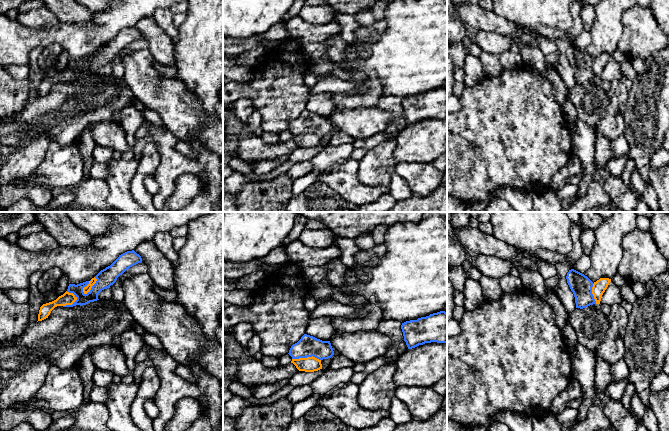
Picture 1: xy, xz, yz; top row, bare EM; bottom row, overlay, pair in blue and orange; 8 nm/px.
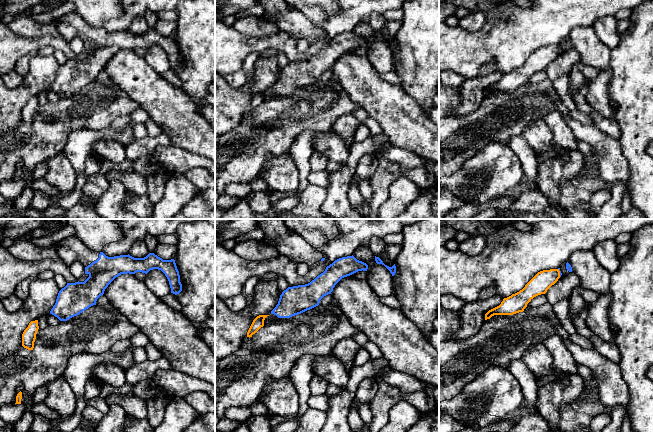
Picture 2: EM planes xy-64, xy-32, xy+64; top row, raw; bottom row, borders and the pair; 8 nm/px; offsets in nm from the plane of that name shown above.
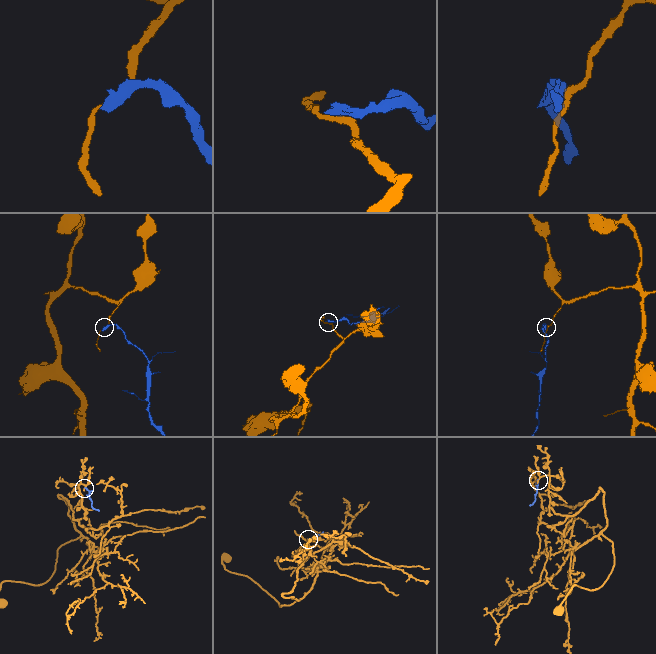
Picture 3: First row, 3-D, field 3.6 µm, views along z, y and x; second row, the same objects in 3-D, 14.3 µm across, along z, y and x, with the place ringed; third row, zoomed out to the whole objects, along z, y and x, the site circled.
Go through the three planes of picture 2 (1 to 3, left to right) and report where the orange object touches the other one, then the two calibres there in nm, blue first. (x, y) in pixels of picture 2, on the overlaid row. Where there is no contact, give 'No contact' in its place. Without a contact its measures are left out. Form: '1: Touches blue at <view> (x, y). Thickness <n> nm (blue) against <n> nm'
1: No contact
2: No contact
3: Touches blue at xy+64 (560, 272). Thickness 20 nm (blue) against 160 nm

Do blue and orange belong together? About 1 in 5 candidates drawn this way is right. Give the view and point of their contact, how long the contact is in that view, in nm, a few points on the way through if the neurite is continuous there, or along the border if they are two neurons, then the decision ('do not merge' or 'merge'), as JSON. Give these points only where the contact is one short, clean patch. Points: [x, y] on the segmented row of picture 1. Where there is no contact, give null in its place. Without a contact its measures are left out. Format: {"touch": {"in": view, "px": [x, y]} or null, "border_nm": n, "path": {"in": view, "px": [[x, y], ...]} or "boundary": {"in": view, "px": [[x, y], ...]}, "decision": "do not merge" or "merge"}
{"touch": {"in": "xy", "px": [92, 286]}, "border_nm": 170, "decision": "do not merge"}

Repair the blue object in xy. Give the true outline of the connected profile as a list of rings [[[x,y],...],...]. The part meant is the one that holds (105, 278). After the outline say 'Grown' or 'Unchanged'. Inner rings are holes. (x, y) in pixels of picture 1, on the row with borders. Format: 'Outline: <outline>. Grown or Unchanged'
Outline: [[[134,250],[127,251],[121,255],[108,267],[101,270],[95,278],[96,283],[92,286],[91,290],[85,294],[83,288],[89,284],[89,281],[80,284],[69,284],[67,292],[73,293],[77,300],[72,305],[66,305],[63,307],[73,307],[76,305],[86,305],[90,302],[99,300],[98,294],[113,285],[117,278],[122,275],[130,267],[141,263],[142,258]]]. Unchanged

